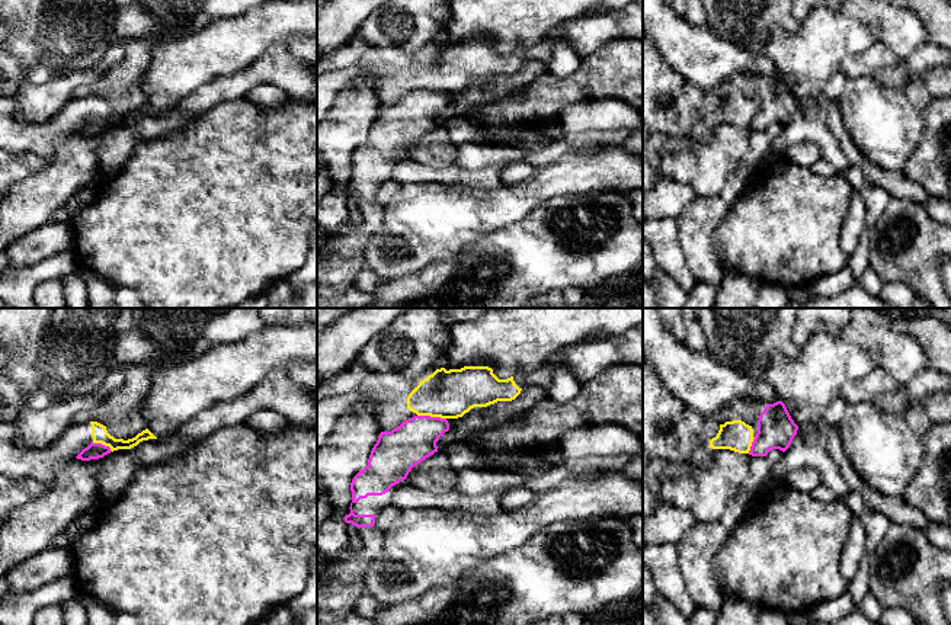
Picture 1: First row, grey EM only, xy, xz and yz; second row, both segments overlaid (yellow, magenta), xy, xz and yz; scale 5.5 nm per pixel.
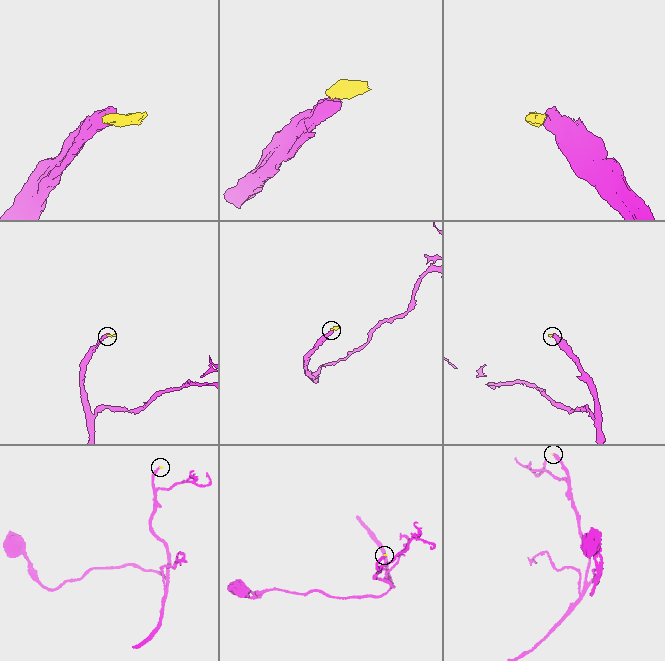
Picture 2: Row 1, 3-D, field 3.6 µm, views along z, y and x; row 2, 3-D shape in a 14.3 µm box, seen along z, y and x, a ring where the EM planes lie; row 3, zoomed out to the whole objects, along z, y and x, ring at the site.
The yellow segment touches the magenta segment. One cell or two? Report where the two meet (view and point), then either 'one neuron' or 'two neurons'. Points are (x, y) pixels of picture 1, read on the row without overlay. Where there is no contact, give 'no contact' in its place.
meets yellow in xz at (432, 90); two neurons

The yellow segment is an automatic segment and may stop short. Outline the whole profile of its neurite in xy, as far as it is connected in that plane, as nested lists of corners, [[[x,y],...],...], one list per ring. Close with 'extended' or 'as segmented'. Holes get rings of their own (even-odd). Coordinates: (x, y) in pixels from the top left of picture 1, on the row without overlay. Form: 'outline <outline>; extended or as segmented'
outline [[[79,94],[68,100],[51,121],[28,124],[16,118],[13,97],[0,97],[0,148],[12,154],[35,153],[49,158],[55,151],[55,142],[63,135],[76,132],[92,116],[109,121],[113,126],[131,124],[148,113],[157,113],[148,103],[124,115],[115,113],[102,97]]]; extended

